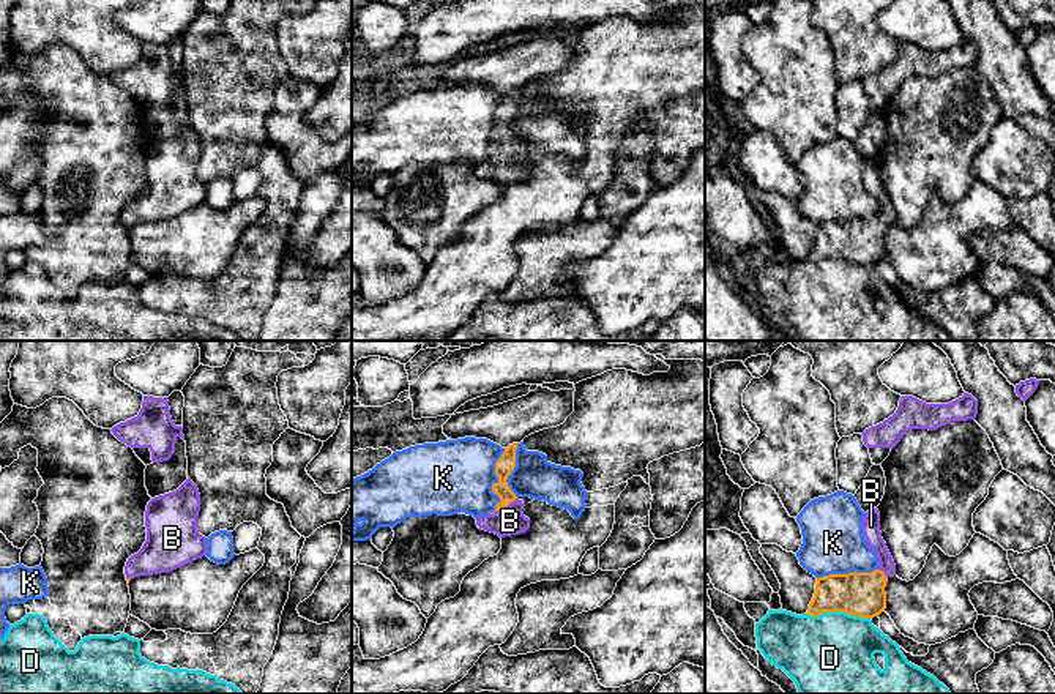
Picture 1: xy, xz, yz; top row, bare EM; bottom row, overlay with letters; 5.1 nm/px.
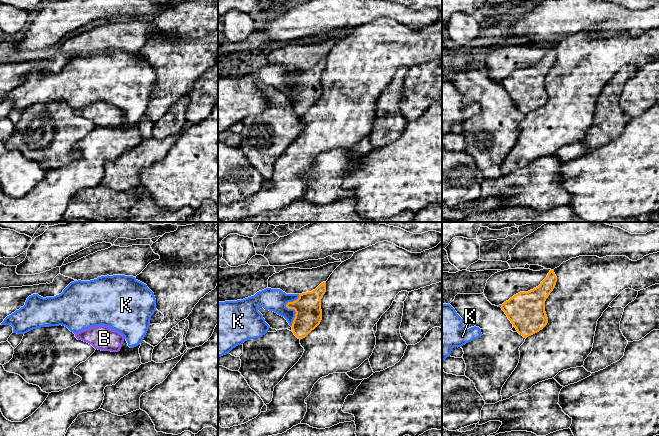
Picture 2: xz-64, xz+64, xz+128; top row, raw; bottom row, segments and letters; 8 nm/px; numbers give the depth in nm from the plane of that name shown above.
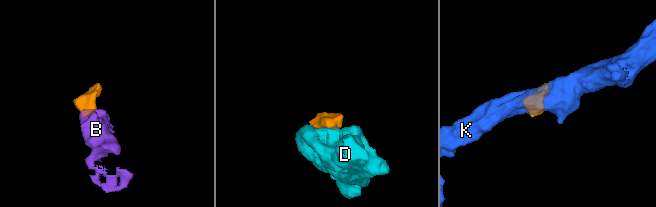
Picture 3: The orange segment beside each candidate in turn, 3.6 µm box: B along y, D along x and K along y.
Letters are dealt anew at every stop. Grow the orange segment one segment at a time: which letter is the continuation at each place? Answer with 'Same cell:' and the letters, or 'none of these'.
Same cell: B

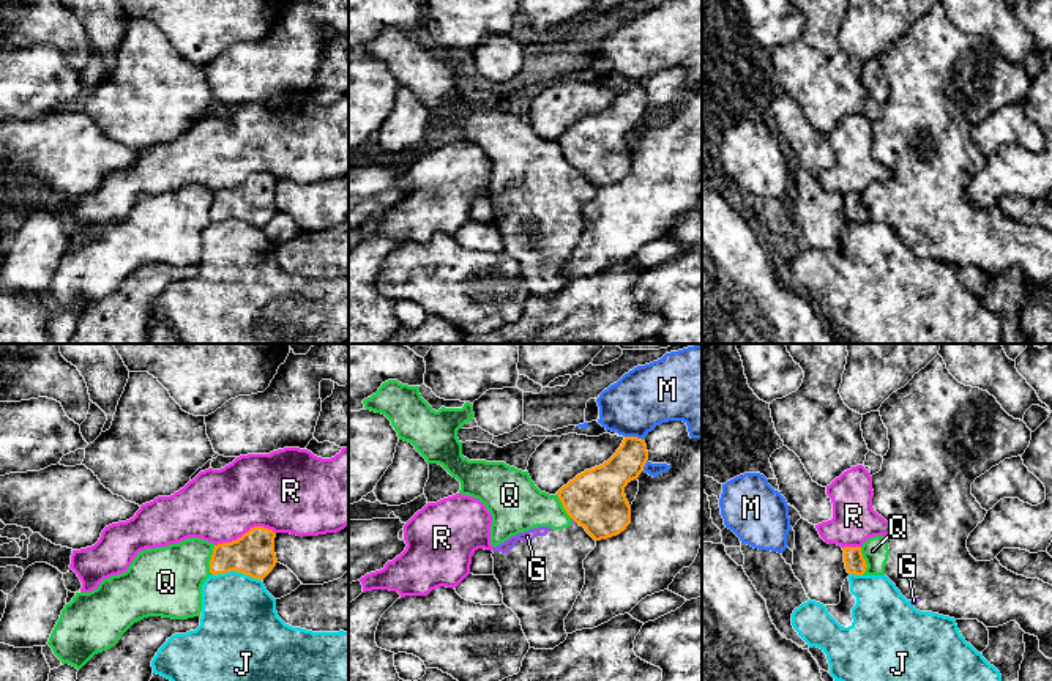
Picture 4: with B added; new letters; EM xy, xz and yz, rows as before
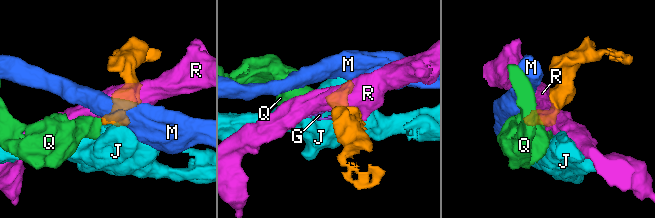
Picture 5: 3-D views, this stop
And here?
Same cell: none of these

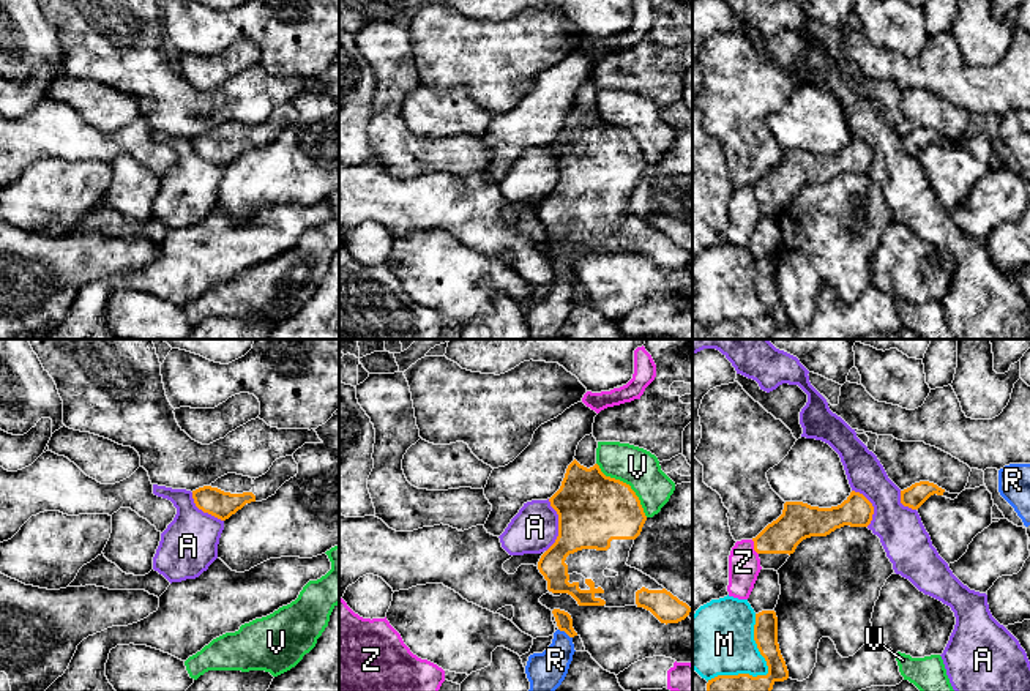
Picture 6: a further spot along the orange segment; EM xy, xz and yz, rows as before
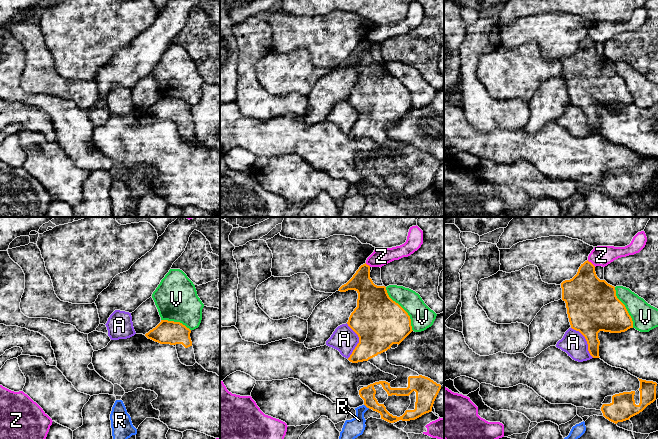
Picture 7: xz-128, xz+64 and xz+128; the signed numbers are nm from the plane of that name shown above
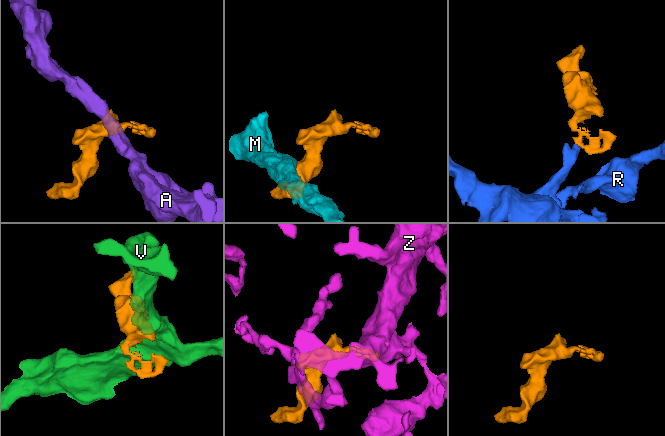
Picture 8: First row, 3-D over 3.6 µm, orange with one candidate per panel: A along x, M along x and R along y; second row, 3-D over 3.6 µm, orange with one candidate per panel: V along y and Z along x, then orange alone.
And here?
Same cell: R

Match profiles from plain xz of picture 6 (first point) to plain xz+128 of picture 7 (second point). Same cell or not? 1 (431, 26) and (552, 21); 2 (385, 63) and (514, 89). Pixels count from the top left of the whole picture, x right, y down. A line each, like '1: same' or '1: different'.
1: same
2: different

